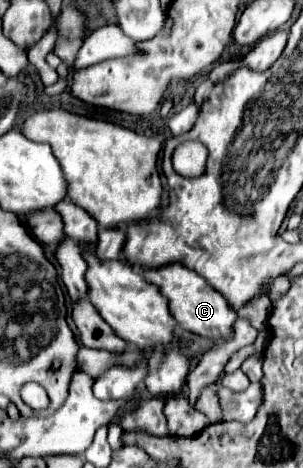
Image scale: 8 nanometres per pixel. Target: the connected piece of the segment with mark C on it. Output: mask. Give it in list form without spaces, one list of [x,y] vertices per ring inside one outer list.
[[[173,263],[161,269],[147,271],[145,279],[163,289],[163,295],[167,295],[169,299],[171,313],[175,313],[175,319],[179,321],[181,329],[209,339],[229,339],[233,335],[233,323],[237,319],[237,311],[231,309],[227,299],[193,269],[187,269],[181,263]]]

